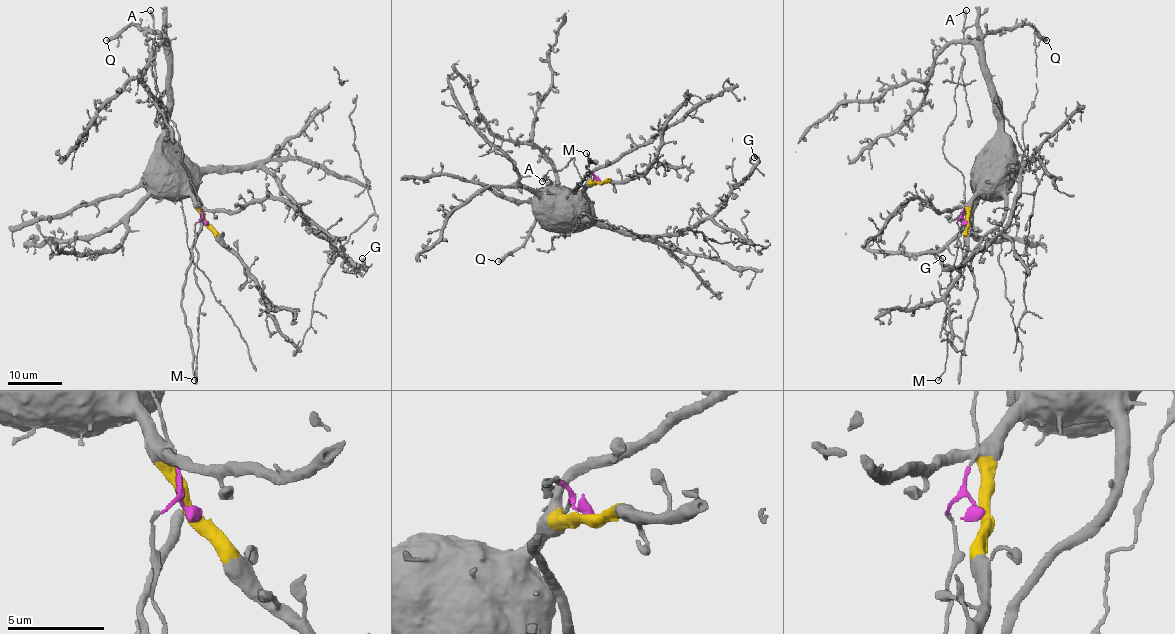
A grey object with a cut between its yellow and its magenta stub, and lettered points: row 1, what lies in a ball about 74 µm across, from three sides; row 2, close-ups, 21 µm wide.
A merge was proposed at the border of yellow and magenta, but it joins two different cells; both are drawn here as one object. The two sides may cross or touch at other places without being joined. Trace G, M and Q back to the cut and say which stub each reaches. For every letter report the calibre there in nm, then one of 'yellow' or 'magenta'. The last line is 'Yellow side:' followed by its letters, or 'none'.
G: calibre 440 nm; yellow
M: calibre 150 nm; magenta
Q: calibre 400 nm; yellow
Yellow side: G, Q

